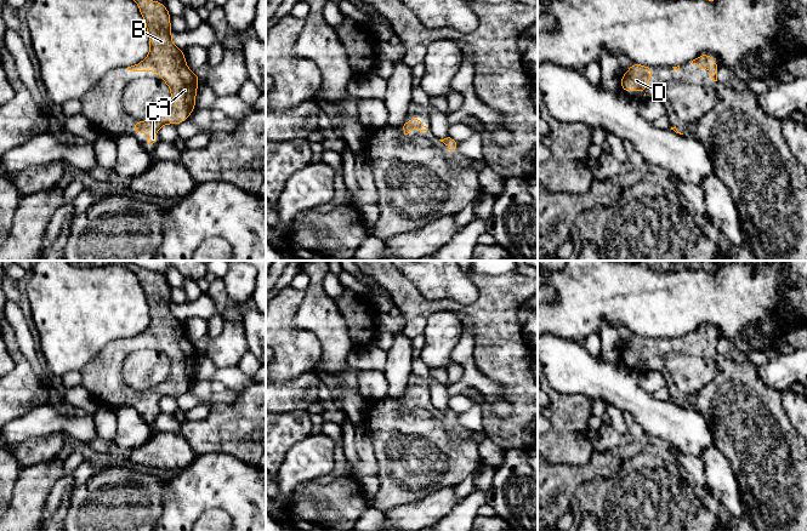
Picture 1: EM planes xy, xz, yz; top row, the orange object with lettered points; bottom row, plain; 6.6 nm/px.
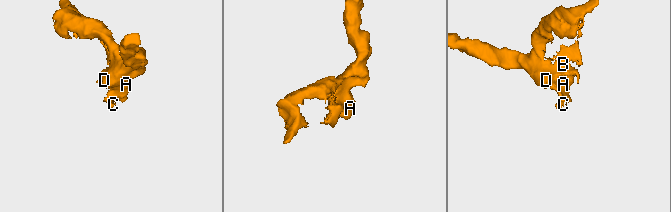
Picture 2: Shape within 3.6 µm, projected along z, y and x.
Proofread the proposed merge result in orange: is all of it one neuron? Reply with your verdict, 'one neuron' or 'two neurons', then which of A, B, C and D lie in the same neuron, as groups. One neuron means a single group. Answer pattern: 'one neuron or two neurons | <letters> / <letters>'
one neuron | A B C D

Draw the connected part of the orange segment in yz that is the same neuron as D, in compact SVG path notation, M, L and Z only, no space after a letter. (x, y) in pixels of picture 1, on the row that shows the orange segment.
M631 63L630 69L626 73L623 73L620 88L626 93L630 93L630 88L632 87L635 91L642 92L646 96L644 91L654 69L654 67Z

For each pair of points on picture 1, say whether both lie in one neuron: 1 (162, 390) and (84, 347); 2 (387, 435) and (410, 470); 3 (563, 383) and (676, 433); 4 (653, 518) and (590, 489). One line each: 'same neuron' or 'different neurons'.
1: different neurons
2: same neuron
3: same neuron
4: same neuron

